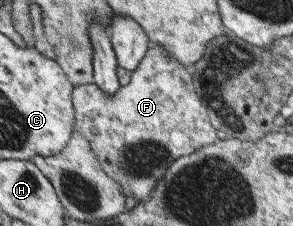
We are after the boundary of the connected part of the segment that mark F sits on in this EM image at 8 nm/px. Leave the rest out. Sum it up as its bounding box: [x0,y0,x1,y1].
[72,44,217,202]

